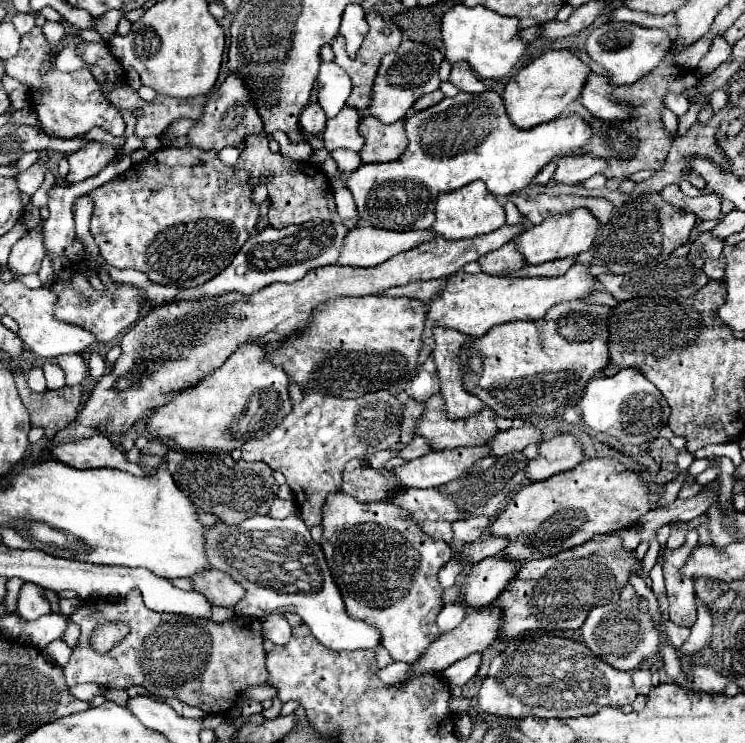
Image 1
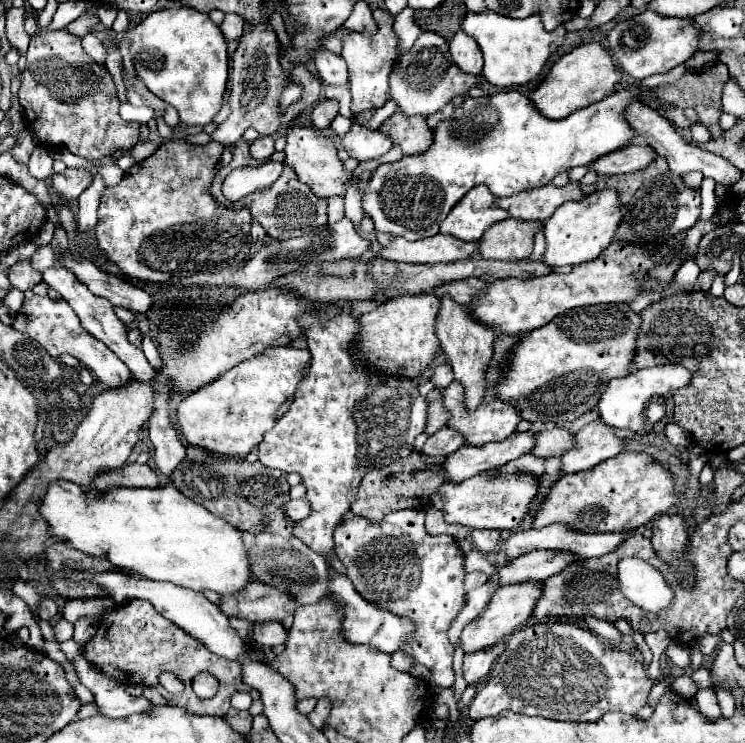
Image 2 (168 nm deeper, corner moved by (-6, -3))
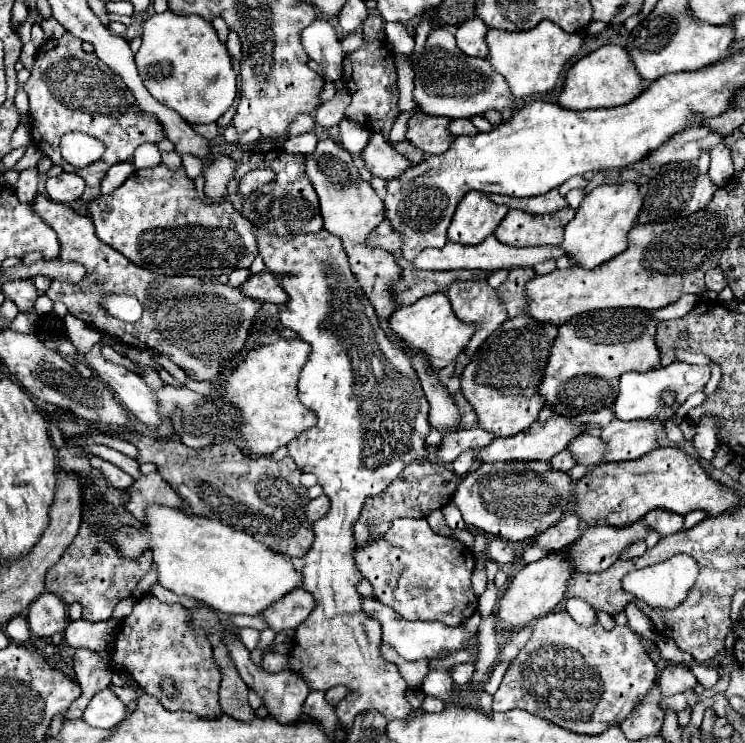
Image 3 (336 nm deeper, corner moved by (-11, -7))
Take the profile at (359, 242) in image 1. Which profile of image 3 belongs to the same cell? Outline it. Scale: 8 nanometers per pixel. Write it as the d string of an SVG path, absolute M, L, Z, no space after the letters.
M493 235L487 237L479 245L459 245L459 243L447 243L441 249L423 249L415 259L413 267L415 269L431 269L431 271L451 271L451 269L487 269L487 271L497 271L503 267L533 267L539 261L545 259L559 259L563 257L563 251L559 247L507 247L499 243Z

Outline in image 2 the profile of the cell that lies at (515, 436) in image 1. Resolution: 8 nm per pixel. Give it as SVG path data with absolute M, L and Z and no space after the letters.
M556 427L552 431L536 433L536 447L532 453L538 457L562 457L562 453L570 451L572 447L574 435L564 427Z

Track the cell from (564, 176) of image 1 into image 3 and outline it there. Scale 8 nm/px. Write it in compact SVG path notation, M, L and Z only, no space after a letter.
M685 127L677 135L673 135L667 143L659 149L653 149L643 161L651 165L665 165L665 163L681 163L681 161L695 161L703 151L709 151L713 145L721 143L717 133L711 133L705 127Z

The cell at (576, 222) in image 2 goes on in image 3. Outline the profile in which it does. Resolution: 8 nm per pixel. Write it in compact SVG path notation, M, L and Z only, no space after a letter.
M635 183L601 185L585 195L583 203L575 211L575 217L565 225L565 239L561 243L563 253L583 269L595 269L601 263L617 257L627 249L627 233L633 227L643 197Z

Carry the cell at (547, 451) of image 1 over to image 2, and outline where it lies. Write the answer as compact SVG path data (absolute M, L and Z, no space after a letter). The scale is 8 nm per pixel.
M602 421L588 423L578 435L576 445L568 453L562 455L562 471L578 473L586 471L626 449L624 439Z

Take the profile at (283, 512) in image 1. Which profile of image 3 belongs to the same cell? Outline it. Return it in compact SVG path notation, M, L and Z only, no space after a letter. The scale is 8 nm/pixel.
M321 495L321 497L309 501L309 505L305 509L305 517L309 523L315 523L317 519L321 519L327 513L327 509L329 509L329 499L325 495Z

